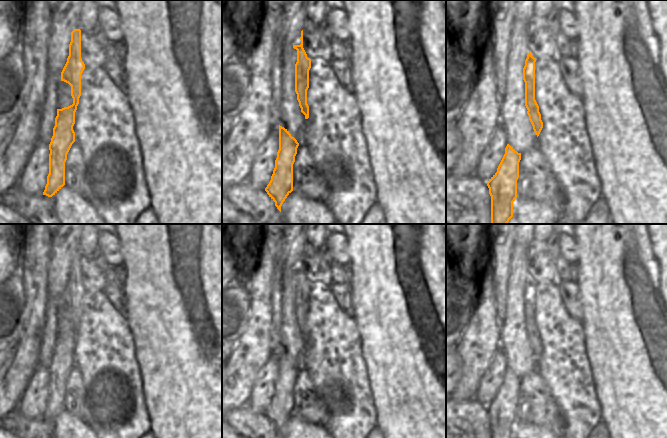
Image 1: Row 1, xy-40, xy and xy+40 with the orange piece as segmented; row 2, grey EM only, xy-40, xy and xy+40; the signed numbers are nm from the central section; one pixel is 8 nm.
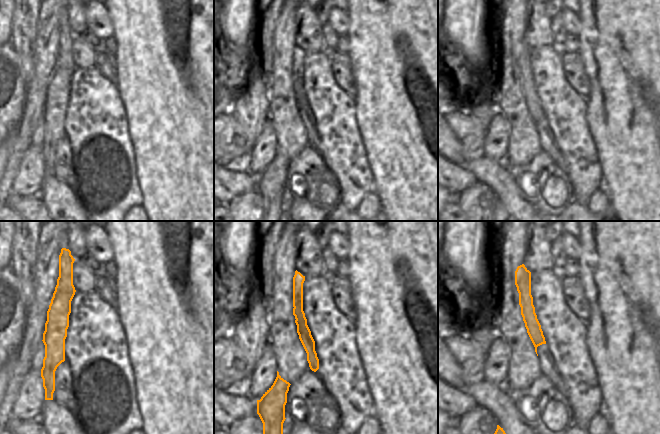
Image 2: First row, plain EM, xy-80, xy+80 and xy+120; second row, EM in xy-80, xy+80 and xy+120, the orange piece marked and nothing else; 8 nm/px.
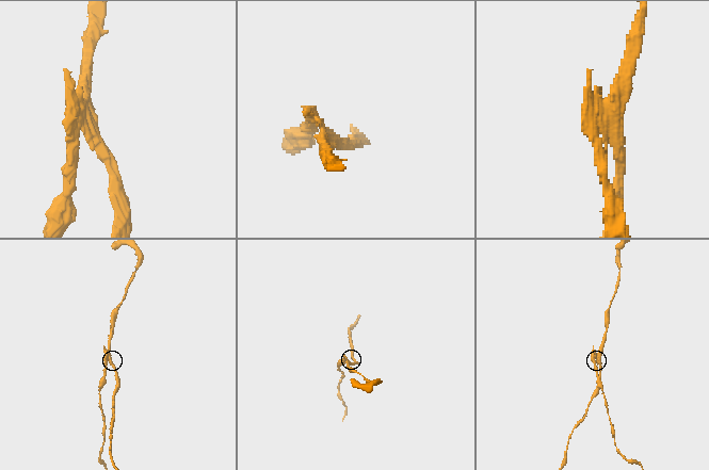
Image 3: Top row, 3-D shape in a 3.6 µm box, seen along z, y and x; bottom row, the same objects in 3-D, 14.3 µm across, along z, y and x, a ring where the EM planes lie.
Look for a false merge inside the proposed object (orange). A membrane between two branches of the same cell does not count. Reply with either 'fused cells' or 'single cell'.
fused cells

